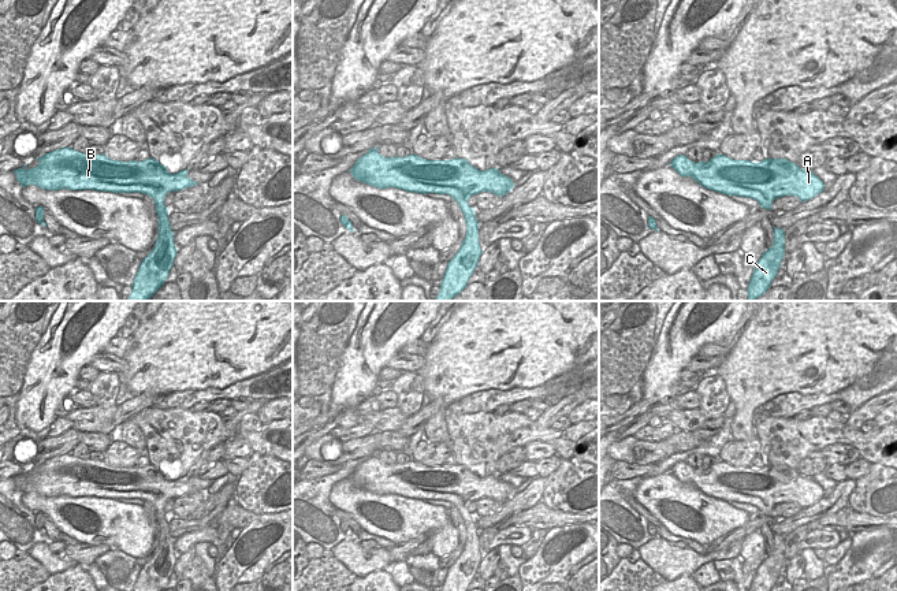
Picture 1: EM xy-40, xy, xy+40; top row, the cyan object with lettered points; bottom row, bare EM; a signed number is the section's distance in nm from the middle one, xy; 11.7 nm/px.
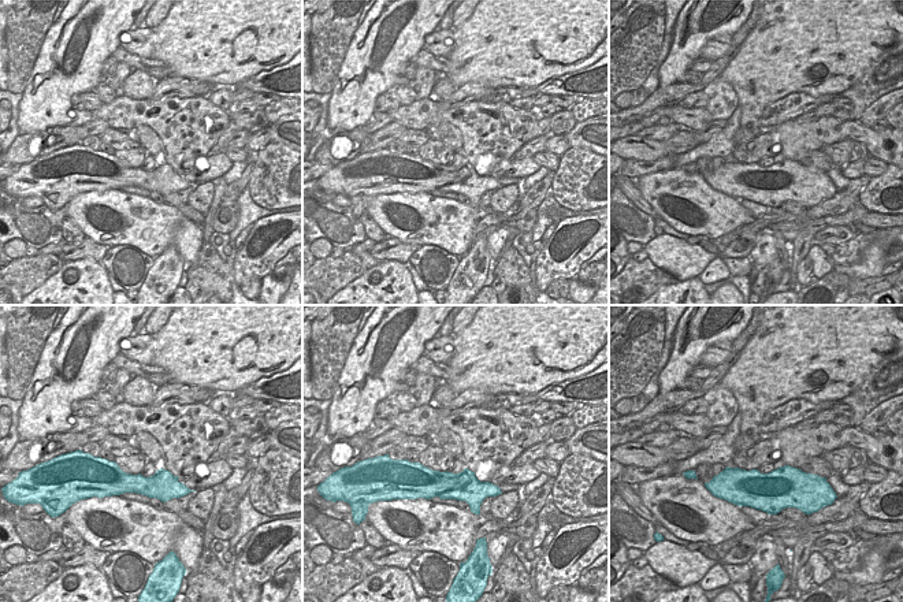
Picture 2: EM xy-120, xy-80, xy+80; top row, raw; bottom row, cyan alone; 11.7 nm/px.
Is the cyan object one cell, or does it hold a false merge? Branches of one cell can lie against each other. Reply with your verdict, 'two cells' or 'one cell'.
one cell

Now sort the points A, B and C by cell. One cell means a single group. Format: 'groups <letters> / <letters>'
groups A B C

